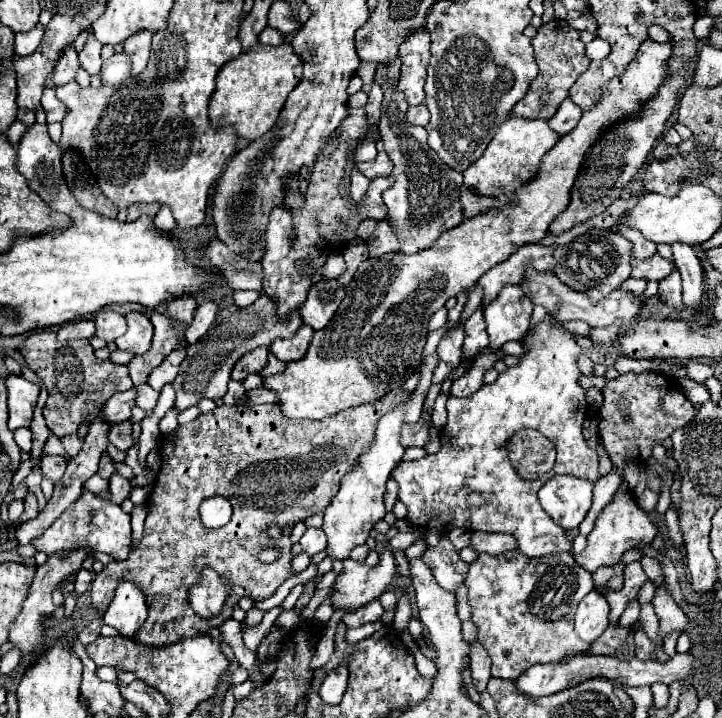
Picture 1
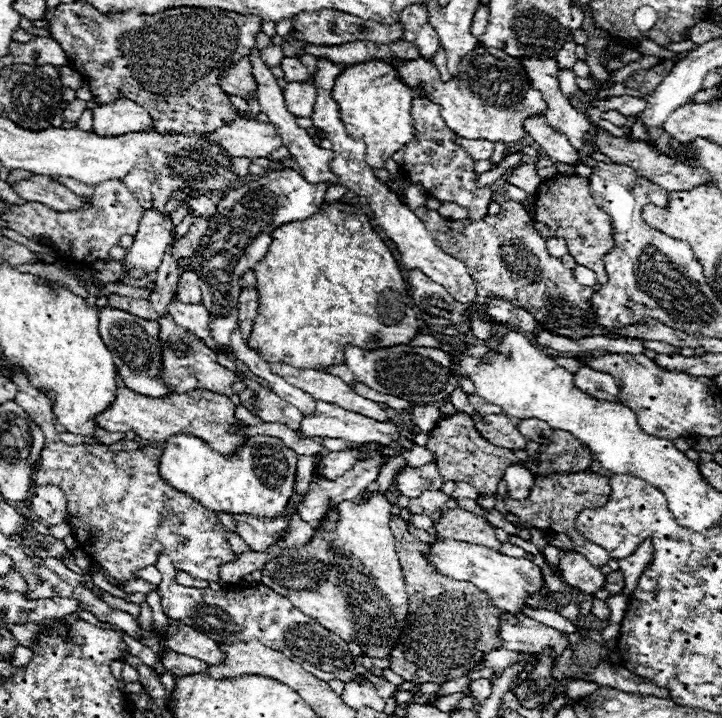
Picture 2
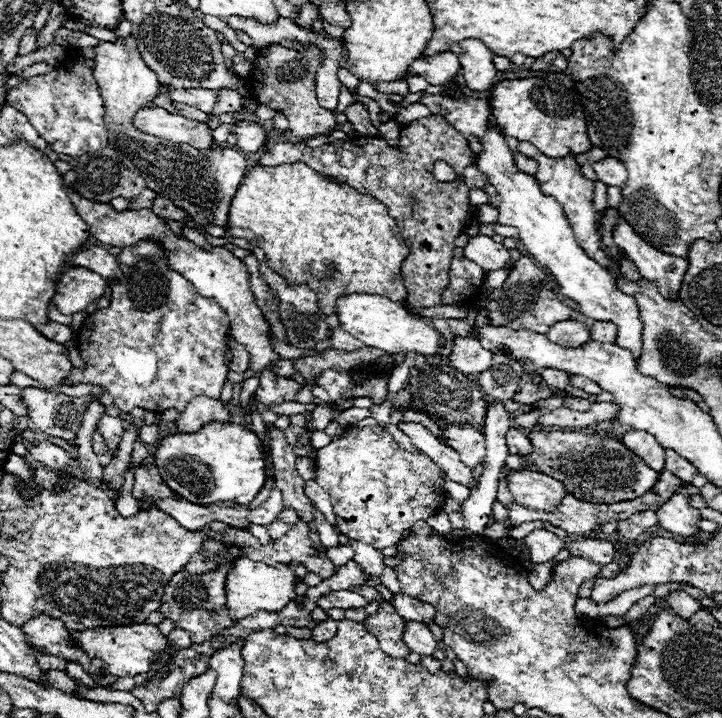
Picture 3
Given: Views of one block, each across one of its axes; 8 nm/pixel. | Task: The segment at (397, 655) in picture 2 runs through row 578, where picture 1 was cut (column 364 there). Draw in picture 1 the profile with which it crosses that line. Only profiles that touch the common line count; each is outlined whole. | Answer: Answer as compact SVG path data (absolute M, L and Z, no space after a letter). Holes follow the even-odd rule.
M398 388L388 392L382 400L374 404L362 404L356 408L348 408L344 412L338 412L334 416L328 416L324 420L288 420L282 416L282 410L278 404L262 404L262 406L216 406L208 414L200 414L194 422L180 426L176 434L168 436L162 444L162 468L158 472L154 490L148 498L148 516L144 524L144 536L140 544L130 552L130 558L124 562L110 562L104 566L100 574L96 574L90 596L92 606L98 610L98 614L104 614L114 598L114 590L122 582L134 582L140 584L142 594L146 596L148 604L148 620L138 630L136 640L144 646L166 646L196 634L206 634L210 628L220 626L224 620L232 618L232 606L238 604L240 598L250 598L254 602L270 598L278 586L292 576L292 542L290 532L294 524L306 520L308 516L322 514L324 508L332 502L340 488L342 476L346 472L354 470L354 464L358 462L358 456L366 452L370 446L370 440L374 440L376 424L382 414L392 412L400 402L406 402L406 396L410 396L408 390ZM222 494L230 500L234 514L232 520L222 526L220 530L208 530L202 526L198 518L198 506L204 498ZM276 524L282 528L280 538L270 538L268 528ZM266 546L276 546L282 556L274 564L262 564L258 560L258 554ZM204 566L214 568L224 580L232 582L230 596L226 598L226 604L222 606L222 612L214 618L202 618L190 608L190 586L196 584L198 574Z

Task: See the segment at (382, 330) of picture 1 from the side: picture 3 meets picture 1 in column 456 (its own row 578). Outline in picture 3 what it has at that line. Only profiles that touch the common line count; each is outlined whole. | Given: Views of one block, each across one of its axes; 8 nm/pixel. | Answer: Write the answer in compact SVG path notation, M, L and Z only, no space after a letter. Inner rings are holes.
M240 558L234 562L234 566L228 570L226 580L226 596L228 596L228 614L232 620L240 620L246 616L252 616L256 612L278 612L282 610L290 600L294 600L294 570L290 566L268 566L260 562L252 562L250 558Z

